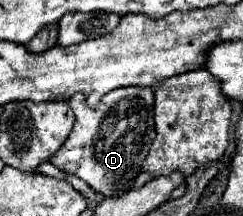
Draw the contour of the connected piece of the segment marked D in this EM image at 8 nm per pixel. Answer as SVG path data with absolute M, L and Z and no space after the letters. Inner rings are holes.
M122 87L116 89L98 103L96 109L86 105L82 93L68 99L76 123L60 151L50 158L58 169L72 173L86 181L94 191L102 195L120 195L120 189L128 185L138 173L148 155L150 143L156 137L154 131L154 89L152 87Z

